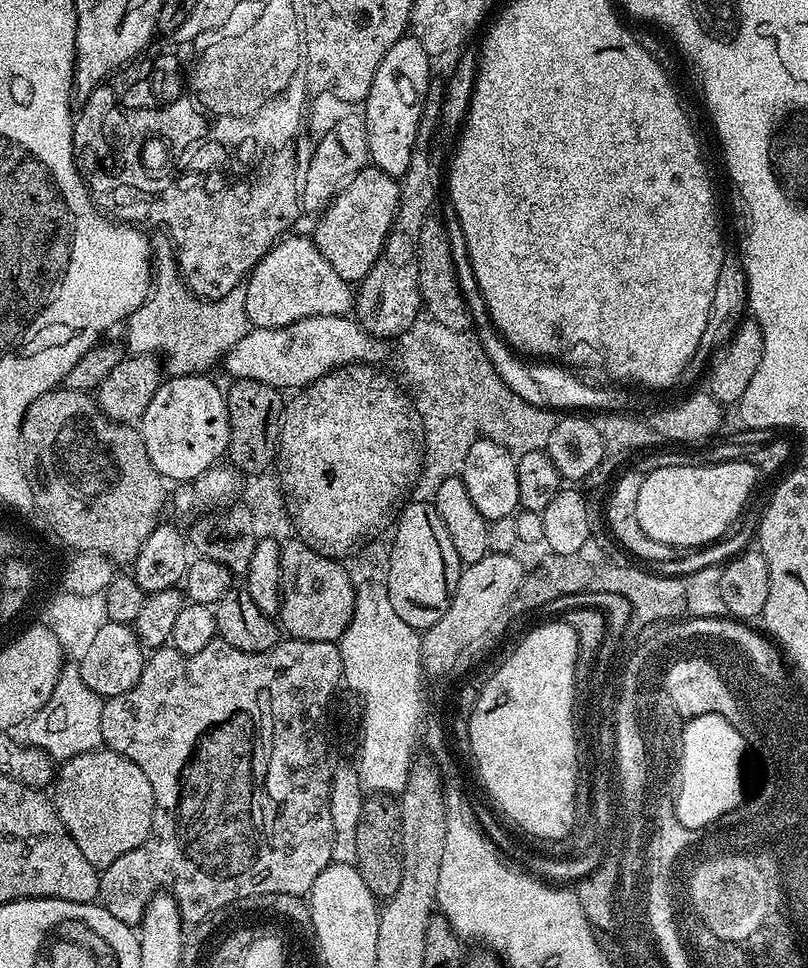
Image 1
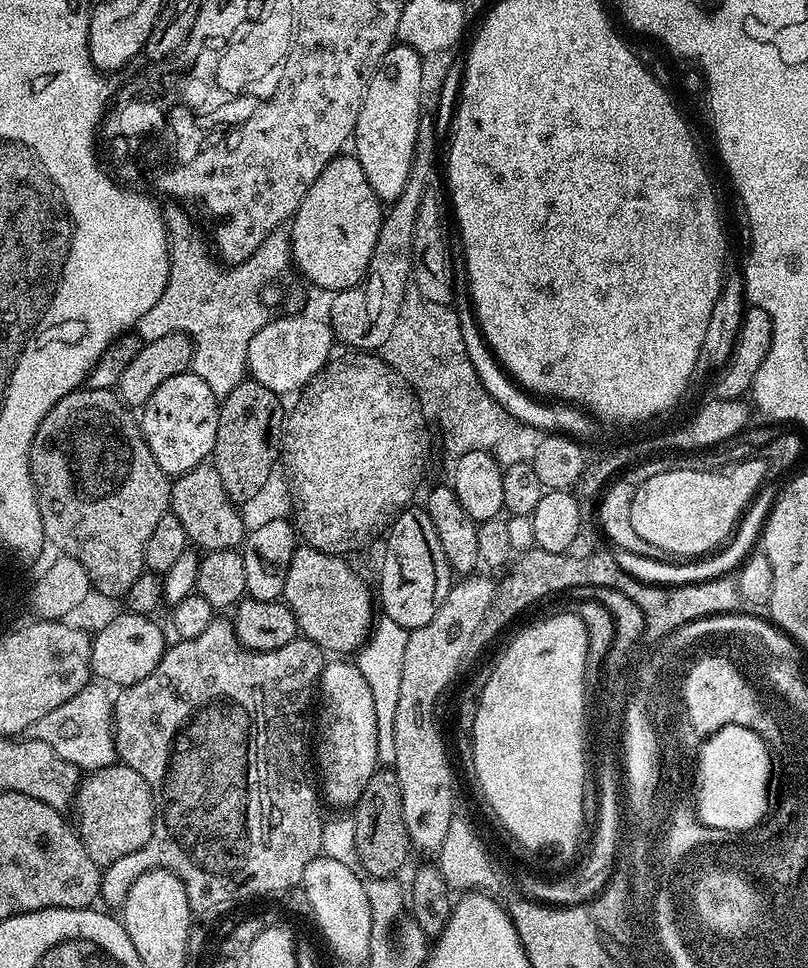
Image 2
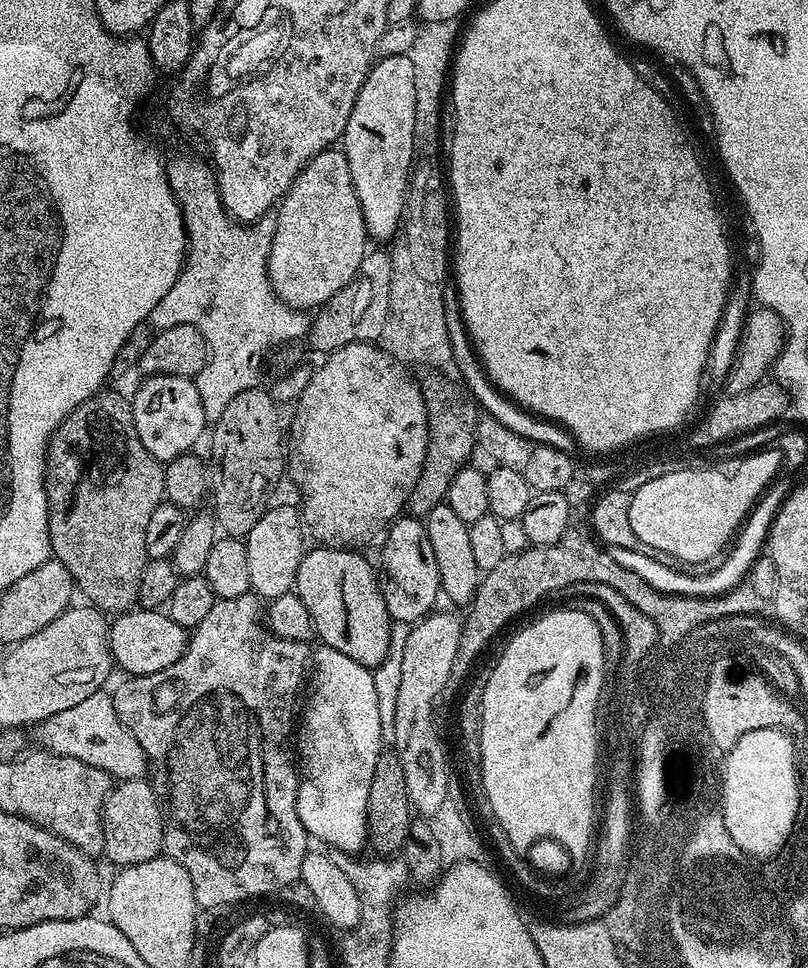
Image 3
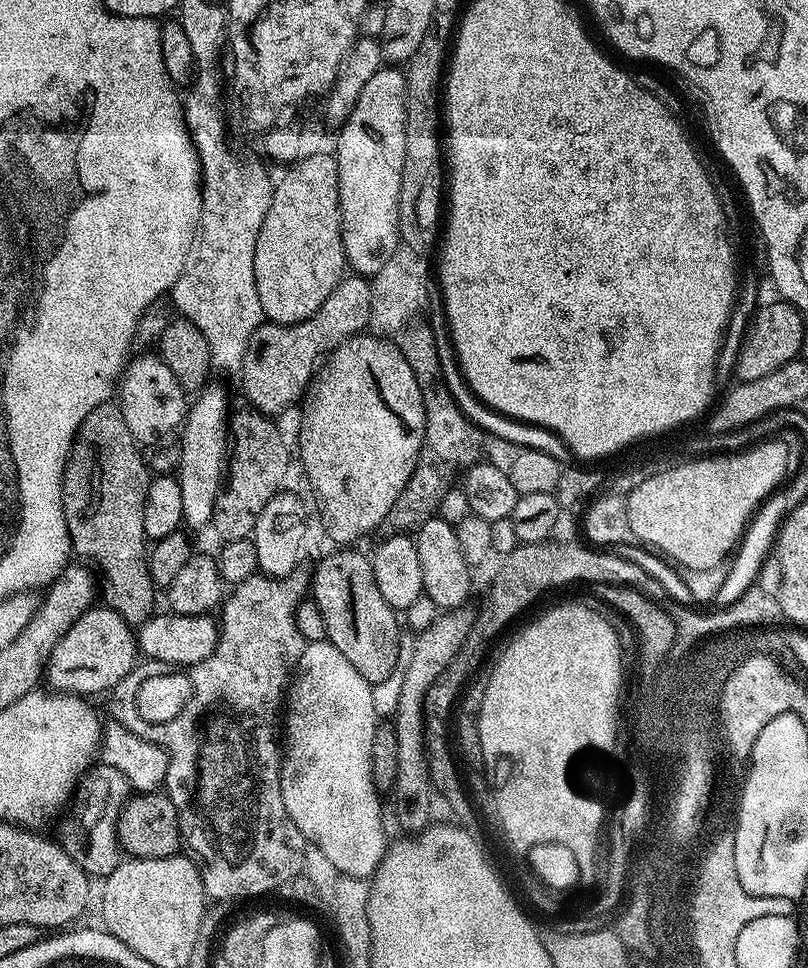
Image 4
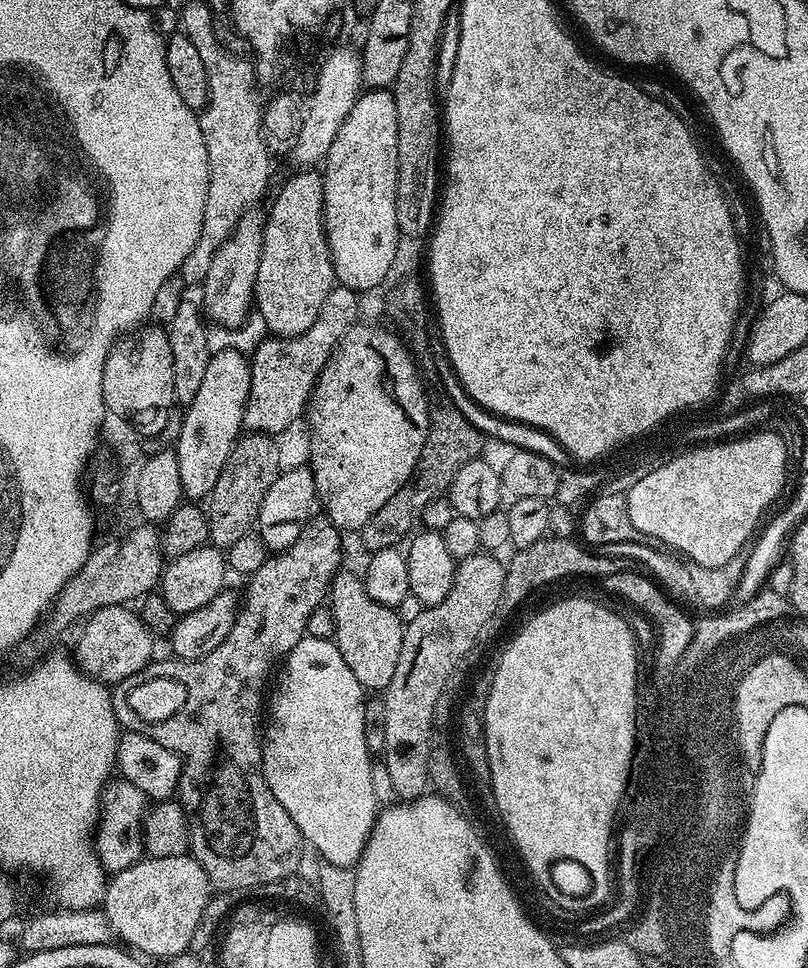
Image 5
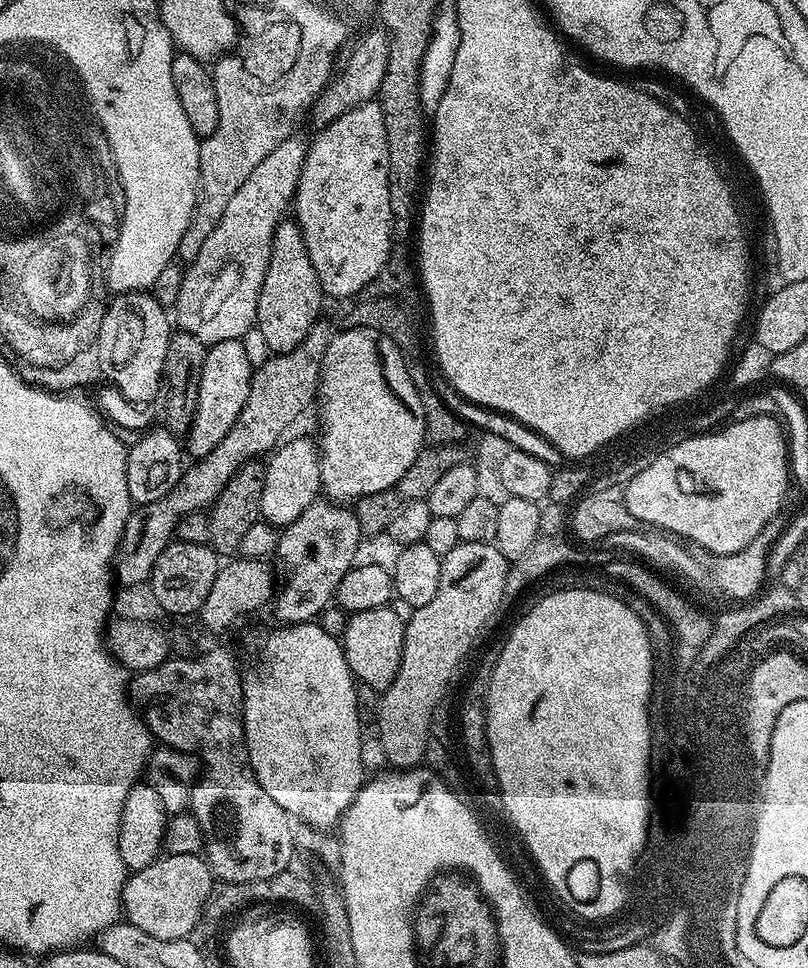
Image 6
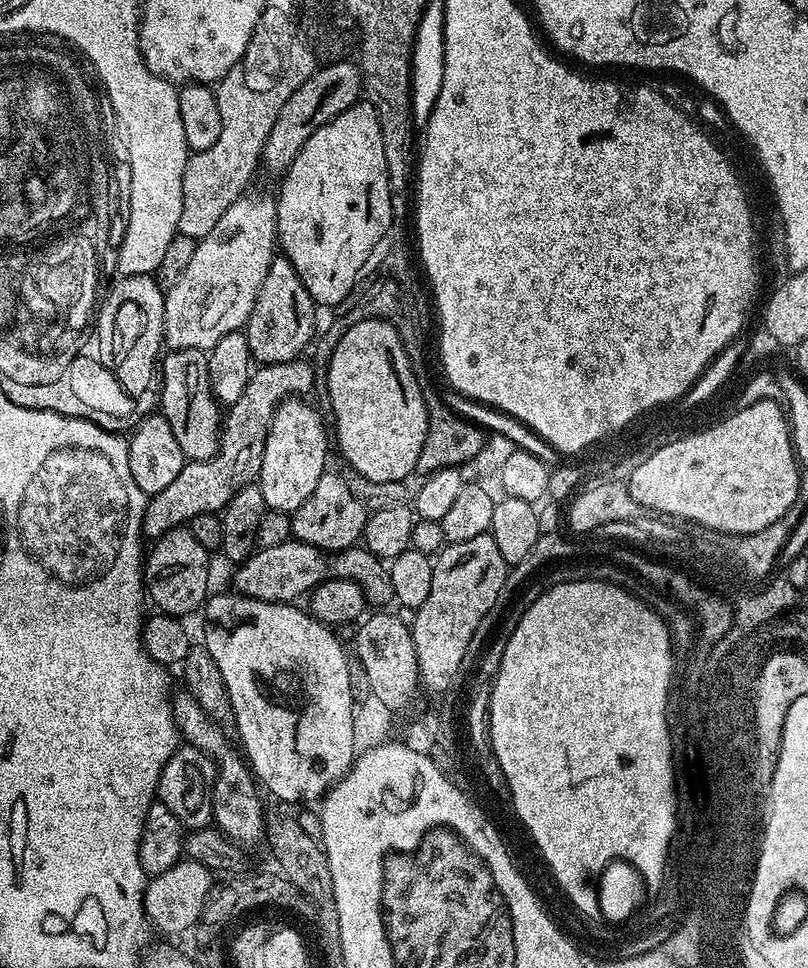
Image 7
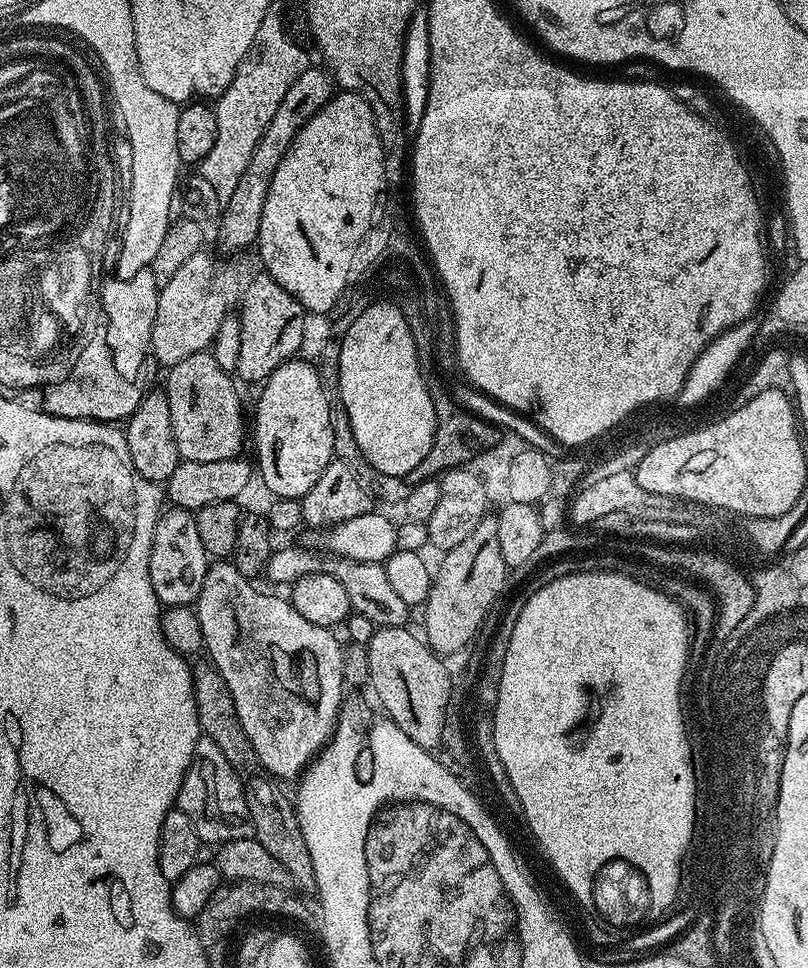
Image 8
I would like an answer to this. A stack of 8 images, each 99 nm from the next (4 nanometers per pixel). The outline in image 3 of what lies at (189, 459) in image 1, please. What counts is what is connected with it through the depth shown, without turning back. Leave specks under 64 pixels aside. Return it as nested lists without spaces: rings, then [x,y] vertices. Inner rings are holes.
[[[149,376],[141,379],[140,389],[131,393],[134,426],[142,446],[161,462],[178,458],[193,451],[204,432],[206,421],[202,410],[202,398],[198,398],[195,379],[187,376]]]

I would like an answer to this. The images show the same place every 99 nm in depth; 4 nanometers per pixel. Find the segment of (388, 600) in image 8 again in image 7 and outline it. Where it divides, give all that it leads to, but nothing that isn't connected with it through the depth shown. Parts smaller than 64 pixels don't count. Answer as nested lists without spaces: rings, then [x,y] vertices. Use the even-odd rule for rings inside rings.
[[[290,538],[282,546],[270,546],[252,553],[236,572],[235,591],[259,600],[296,602],[299,596],[311,593],[312,589],[326,580],[353,580],[364,590],[364,599],[369,605],[384,606],[394,597],[385,561],[376,557],[364,546],[353,546],[345,552],[324,552],[301,540]]]

